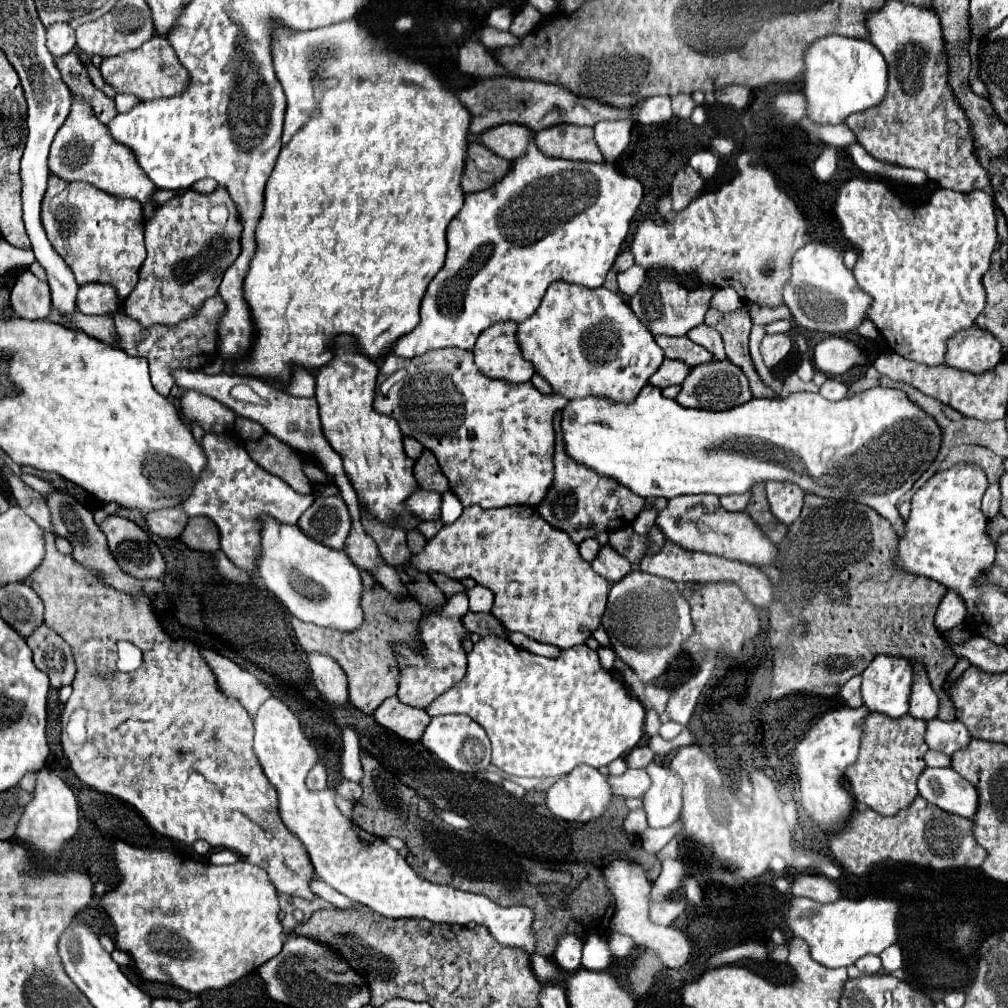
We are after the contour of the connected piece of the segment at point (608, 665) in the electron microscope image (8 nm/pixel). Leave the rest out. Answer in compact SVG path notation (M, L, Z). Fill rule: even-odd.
M598 648L598 658L600 658L600 666L604 670L612 670L614 668L614 662L616 662L616 654L610 650L610 648Z

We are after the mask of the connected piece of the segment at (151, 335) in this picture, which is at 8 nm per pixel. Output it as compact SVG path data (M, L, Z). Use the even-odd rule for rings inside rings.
M220 294L204 300L204 304L198 308L198 312L186 320L182 320L176 326L150 326L144 328L130 316L124 316L122 310L112 314L114 330L116 330L116 346L122 348L130 356L142 356L150 362L150 376L152 384L158 394L168 396L174 382L172 372L176 368L188 368L188 370L202 370L204 366L212 364L216 360L216 348L218 348L218 322L224 314L224 300Z

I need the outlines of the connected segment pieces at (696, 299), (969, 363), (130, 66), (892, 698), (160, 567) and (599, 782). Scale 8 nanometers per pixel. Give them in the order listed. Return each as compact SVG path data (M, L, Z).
M646 278L642 288L630 298L630 308L654 336L684 336L688 330L704 322L704 314L710 308L710 300L716 290L718 288L712 284L702 284L694 290L688 290L672 278Z
M972 324L968 330L948 338L944 364L972 374L982 374L992 370L1002 360L1002 354L1002 344L992 336L992 332Z
M154 36L146 44L142 44L138 50L124 52L120 56L108 56L102 58L100 72L104 76L104 82L110 84L116 94L134 94L138 100L156 100L156 98L168 98L180 94L188 86L188 70L180 64L174 48L166 38Z
M880 654L862 672L862 702L870 712L880 712L890 718L900 718L909 711L910 688L913 680L914 672L908 660Z
M108 516L108 518L102 520L100 530L108 538L108 548L110 548L112 556L114 556L114 560L118 562L118 566L126 574L130 574L132 578L138 578L138 580L152 580L152 578L162 578L164 576L166 562L164 562L164 556L162 556L160 548L158 548L158 544L136 522L126 520L122 516Z
M576 766L568 776L560 778L546 790L546 808L560 820L566 822L590 822L602 816L604 808L610 804L612 792L608 788L606 776L602 776L592 766Z

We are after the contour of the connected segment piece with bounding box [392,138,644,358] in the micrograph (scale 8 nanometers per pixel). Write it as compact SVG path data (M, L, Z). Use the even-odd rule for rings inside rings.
M532 138L524 156L512 160L510 170L500 182L488 190L464 196L462 210L446 230L446 262L432 278L422 298L420 324L408 336L400 338L392 352L404 358L414 358L428 350L448 346L470 350L480 332L494 322L512 320L520 324L530 318L540 306L546 288L556 280L574 282L586 288L602 286L622 248L642 196L644 188L636 178L622 176L608 164L548 158L538 150Z

